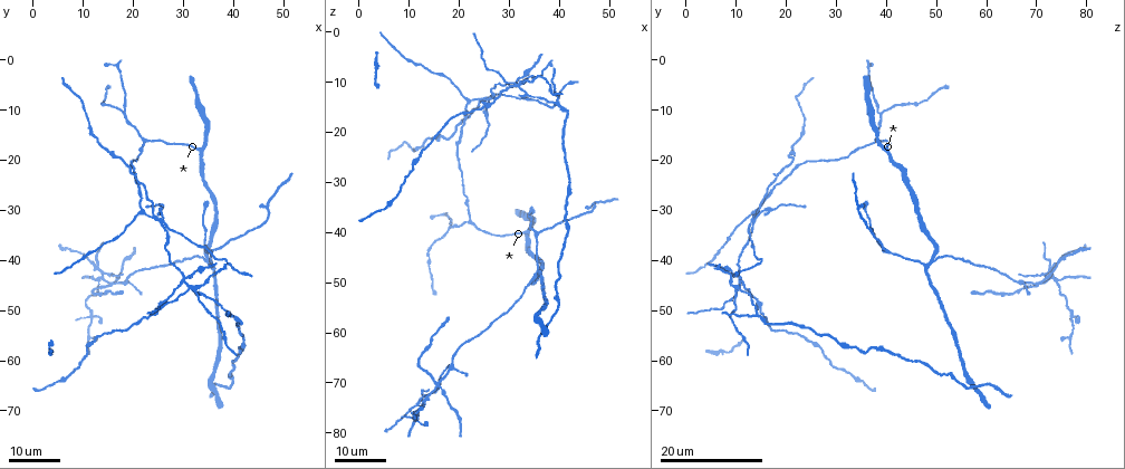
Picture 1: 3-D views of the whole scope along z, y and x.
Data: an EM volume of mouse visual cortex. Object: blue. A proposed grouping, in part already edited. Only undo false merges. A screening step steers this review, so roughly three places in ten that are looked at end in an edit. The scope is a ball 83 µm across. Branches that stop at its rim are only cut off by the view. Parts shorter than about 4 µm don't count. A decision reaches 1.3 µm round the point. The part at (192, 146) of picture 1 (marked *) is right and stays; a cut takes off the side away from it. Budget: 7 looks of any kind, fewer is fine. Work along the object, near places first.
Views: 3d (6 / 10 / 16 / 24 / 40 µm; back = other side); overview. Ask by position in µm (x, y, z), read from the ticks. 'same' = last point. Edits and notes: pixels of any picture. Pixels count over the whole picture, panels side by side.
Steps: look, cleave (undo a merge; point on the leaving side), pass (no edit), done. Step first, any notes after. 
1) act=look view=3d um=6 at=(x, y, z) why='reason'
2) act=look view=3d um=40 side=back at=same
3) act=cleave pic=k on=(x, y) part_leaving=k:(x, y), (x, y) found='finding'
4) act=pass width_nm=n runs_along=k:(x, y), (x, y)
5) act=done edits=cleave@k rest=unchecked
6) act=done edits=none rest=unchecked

act=look view=3d um=24 at=(22.5, 16.5, 38.0) why='branch point'

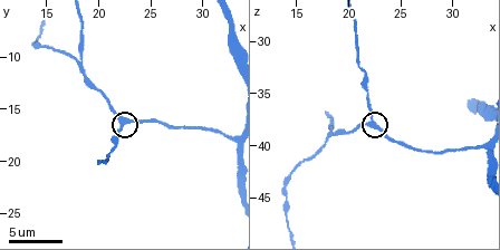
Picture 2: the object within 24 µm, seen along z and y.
act=look view=3d um=6 at=(22.2, 16.6, 37.6)

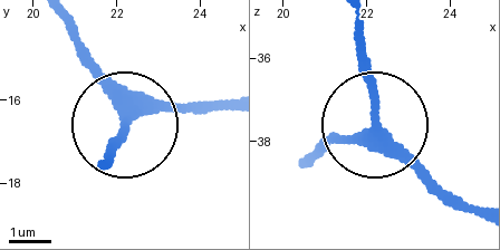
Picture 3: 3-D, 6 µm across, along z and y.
act=pass side_arm_um=25 arms=3 found='continuous, no second cell'

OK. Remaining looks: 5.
act=look view=3d um=6 at=(18.2, 10.6, 38.8) why='three-way junction'

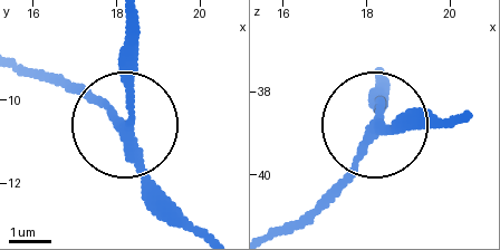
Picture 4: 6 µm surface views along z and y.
act=pass arms=3 runs_along=4:(188, 221), (127, 130), (134, 19) found='continuous, no second cell'

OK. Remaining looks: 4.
act=look view=3d um=24 at=(33.5, 40.0, 50.0)

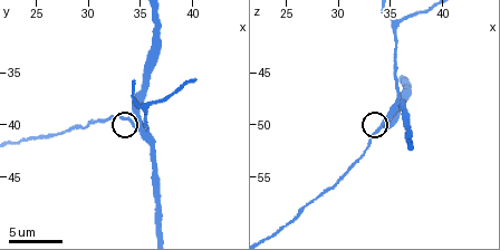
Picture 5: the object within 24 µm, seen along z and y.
act=look view=3d um=6 at=(34.4, 39.6, 50.2)

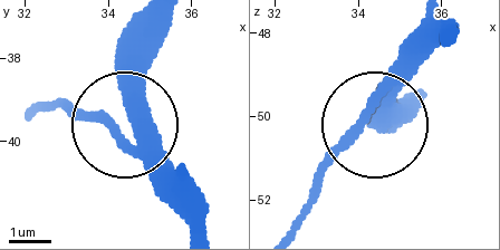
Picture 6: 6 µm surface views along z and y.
act=pass width_nm=200 found='all the same cell'

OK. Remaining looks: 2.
act=done edits=none rest=unchecked

